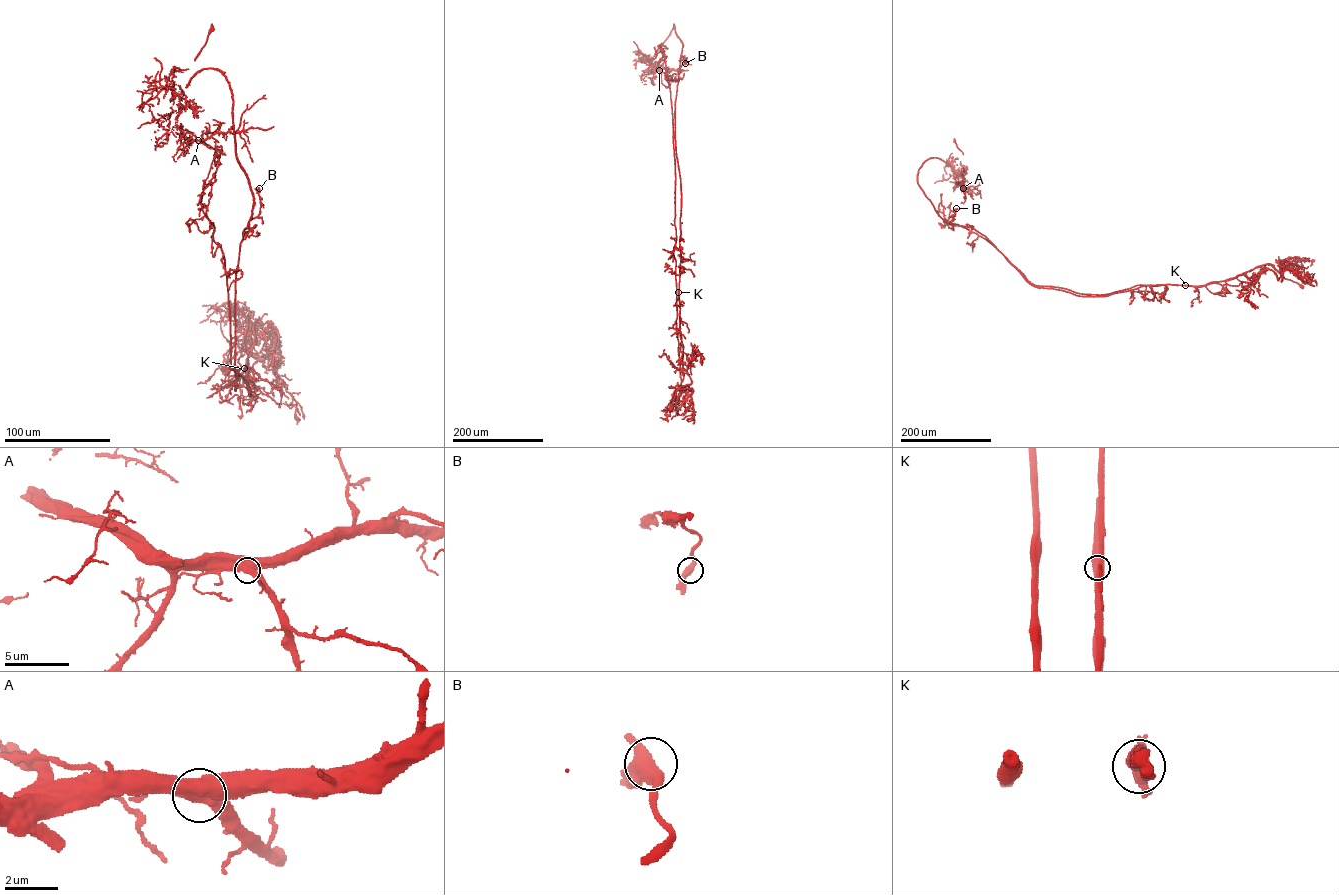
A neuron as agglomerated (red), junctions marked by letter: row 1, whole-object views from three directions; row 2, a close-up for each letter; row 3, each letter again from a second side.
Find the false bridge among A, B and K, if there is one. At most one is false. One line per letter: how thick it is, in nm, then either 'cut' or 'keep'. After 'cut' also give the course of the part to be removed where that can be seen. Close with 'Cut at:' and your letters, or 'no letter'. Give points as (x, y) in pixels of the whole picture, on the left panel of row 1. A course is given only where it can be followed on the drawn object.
A: 480 nm | keep
B: 440 nm | keep
K: 650 nm | cut | (244, 368), (250, 394), (235, 292), (253, 195), (219, 70), (191, 78), (175, 122), (234, 133), (265, 95)
Cut at: K

